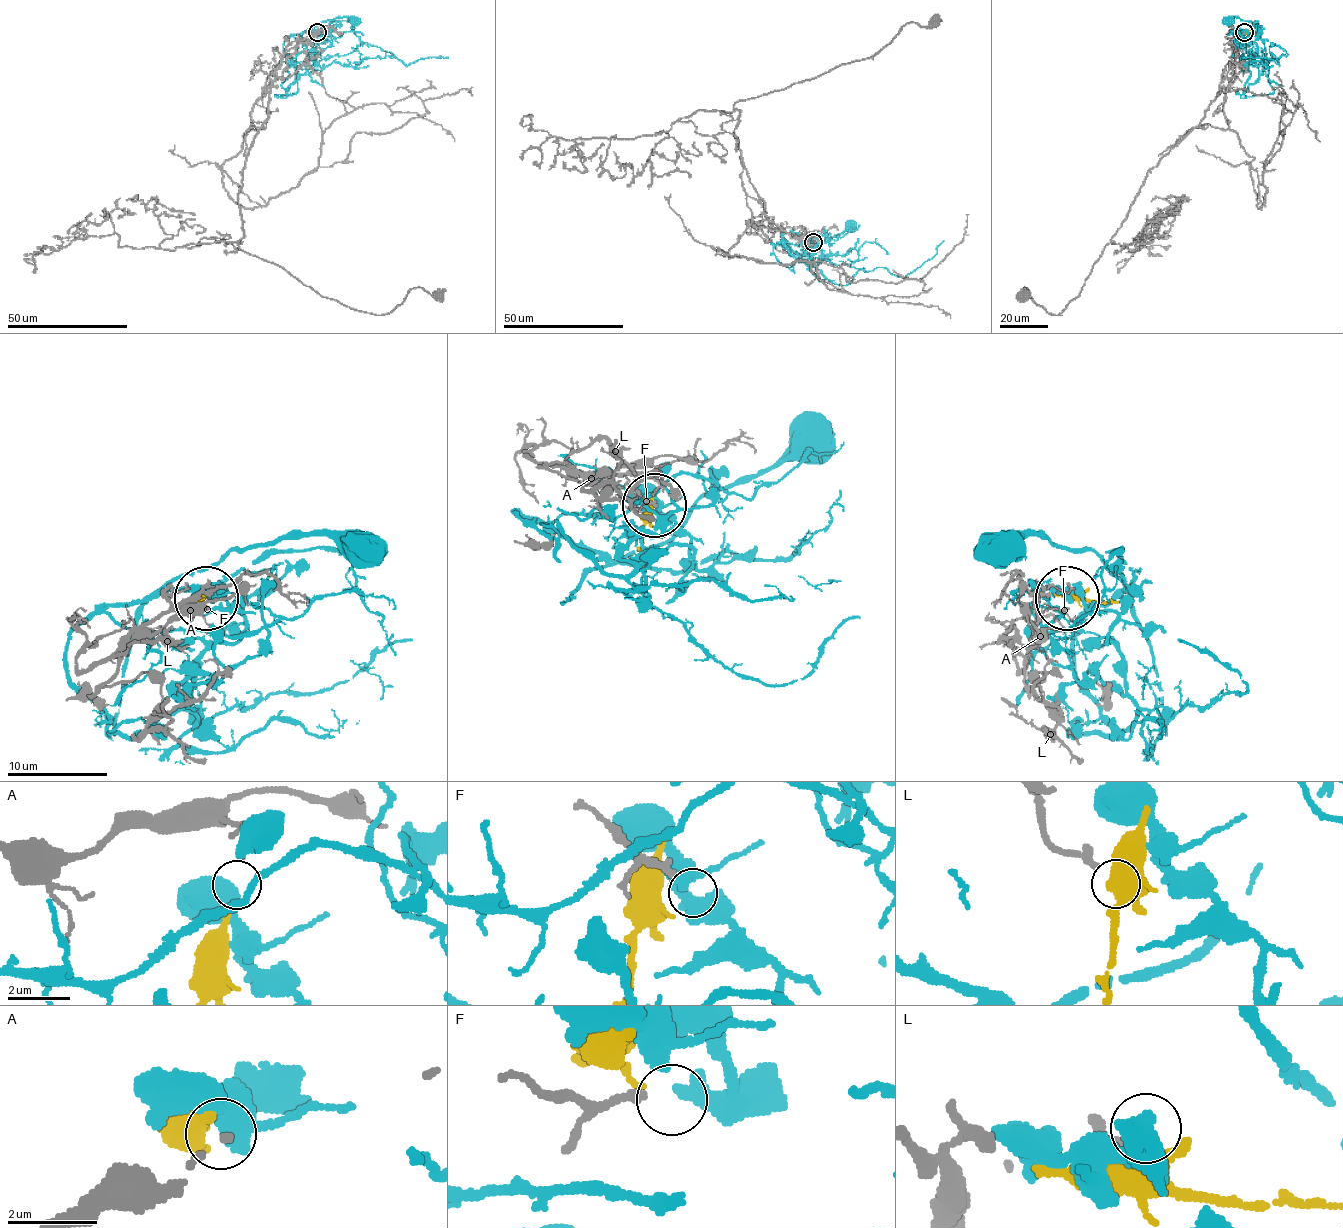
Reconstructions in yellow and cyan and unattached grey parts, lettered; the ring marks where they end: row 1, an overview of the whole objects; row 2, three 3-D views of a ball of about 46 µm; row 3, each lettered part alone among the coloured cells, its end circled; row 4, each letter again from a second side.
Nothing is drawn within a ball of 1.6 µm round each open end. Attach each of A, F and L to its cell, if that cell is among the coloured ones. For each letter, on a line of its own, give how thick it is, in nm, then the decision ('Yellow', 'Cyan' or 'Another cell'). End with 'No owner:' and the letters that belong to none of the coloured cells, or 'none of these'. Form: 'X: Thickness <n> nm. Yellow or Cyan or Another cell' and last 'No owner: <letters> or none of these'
A: Thickness 100 nm. Yellow
F: Thickness 200 nm. Another cell
L: Thickness 260 nm. Another cell
No owner: F, L

